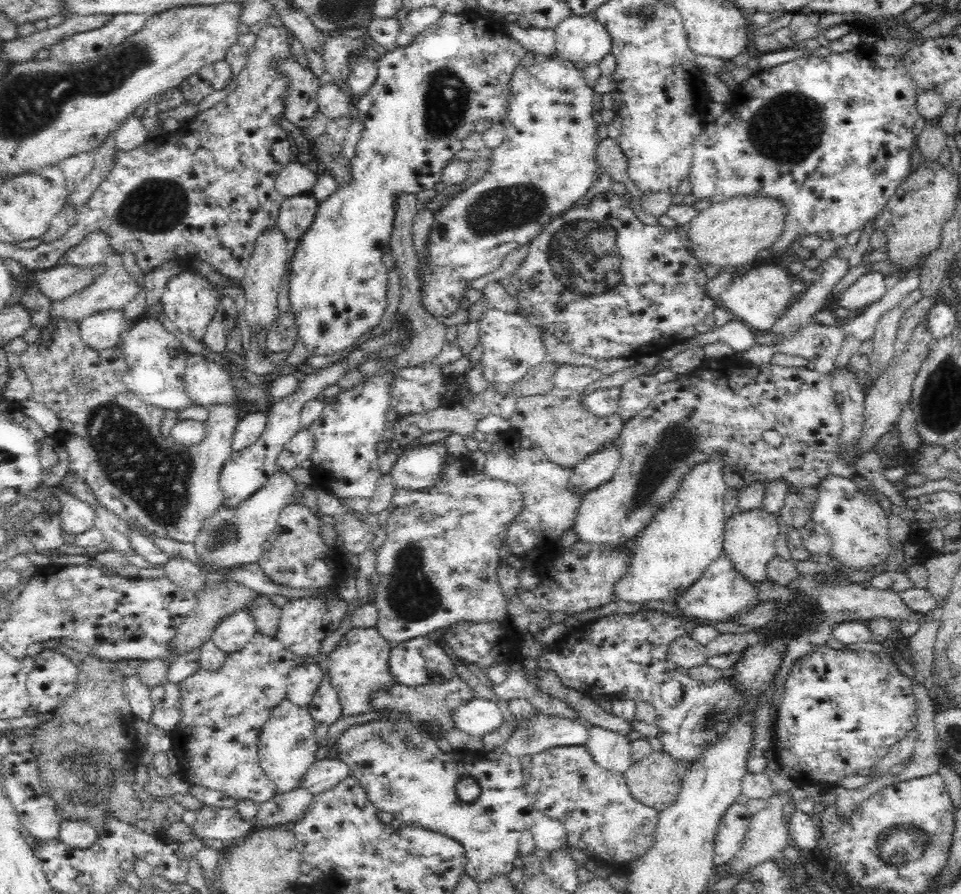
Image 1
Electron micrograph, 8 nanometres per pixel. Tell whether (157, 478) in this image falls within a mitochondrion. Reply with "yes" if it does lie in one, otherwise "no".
yes

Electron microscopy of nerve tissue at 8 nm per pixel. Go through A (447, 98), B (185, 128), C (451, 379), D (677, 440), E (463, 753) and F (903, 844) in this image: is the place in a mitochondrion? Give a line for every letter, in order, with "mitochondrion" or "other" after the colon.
A: mitochondrion
B: other
C: other
D: mitochondrion
E: other
F: mitochondrion

